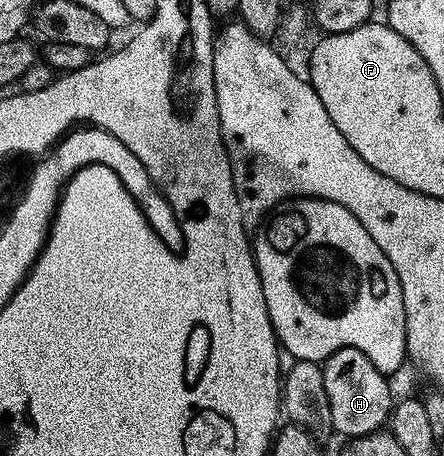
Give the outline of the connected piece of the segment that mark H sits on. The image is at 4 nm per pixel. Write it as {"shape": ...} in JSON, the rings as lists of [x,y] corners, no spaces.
{"shape":[[[352,346],[341,348],[327,357],[322,368],[325,392],[329,396],[330,429],[344,434],[347,440],[354,440],[382,431],[388,425],[393,405],[391,386],[387,383],[390,381],[388,375],[380,372],[377,364],[373,364],[373,360],[365,356],[365,352]]]}

